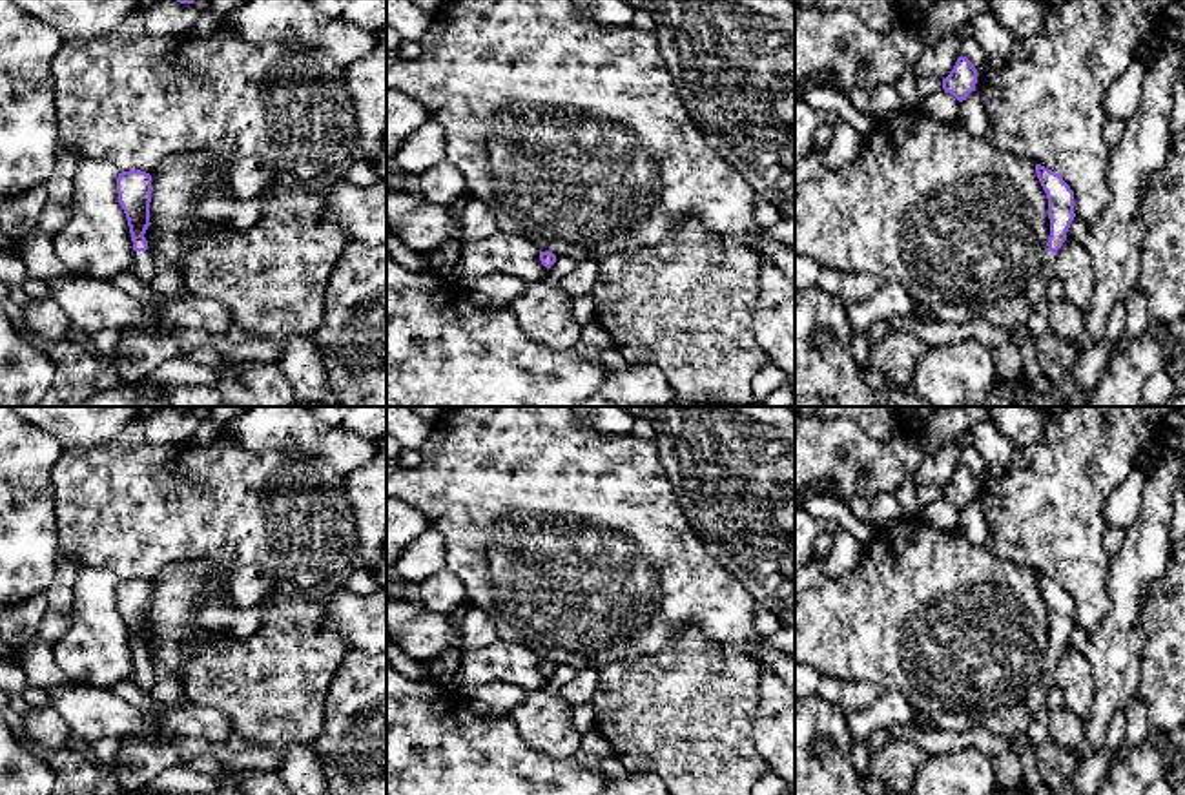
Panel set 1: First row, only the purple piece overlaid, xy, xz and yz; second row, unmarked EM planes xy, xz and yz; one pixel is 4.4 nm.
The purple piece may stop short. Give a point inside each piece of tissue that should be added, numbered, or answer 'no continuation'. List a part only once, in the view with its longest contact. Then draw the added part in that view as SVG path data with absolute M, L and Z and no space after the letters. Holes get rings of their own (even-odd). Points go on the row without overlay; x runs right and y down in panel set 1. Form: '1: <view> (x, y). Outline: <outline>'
1: xy (144, 679). Outline: M149 656L146 660L135 660L133 682L146 693L153 691L155 675L153 675L153 664L151 664Z

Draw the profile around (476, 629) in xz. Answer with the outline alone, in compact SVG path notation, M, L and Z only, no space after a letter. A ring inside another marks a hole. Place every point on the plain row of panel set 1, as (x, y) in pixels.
M467 604L465 616L461 620L461 645L459 651L476 651L492 645L498 640L498 631L489 616Z

